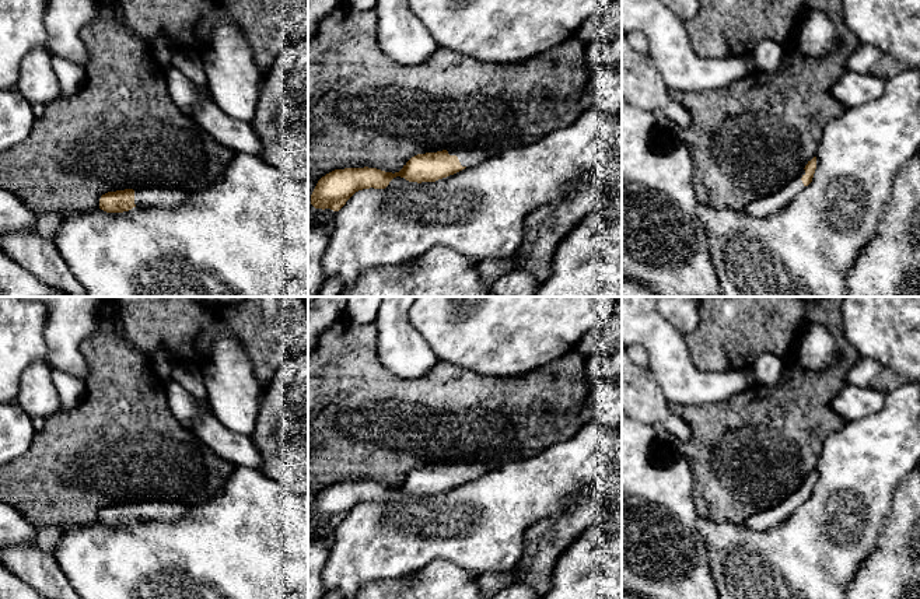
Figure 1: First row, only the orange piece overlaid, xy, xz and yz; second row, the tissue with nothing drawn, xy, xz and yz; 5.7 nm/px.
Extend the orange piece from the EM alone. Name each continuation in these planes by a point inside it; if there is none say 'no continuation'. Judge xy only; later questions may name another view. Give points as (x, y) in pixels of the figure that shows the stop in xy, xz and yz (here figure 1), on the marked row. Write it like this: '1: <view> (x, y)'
1: xy (160, 198)

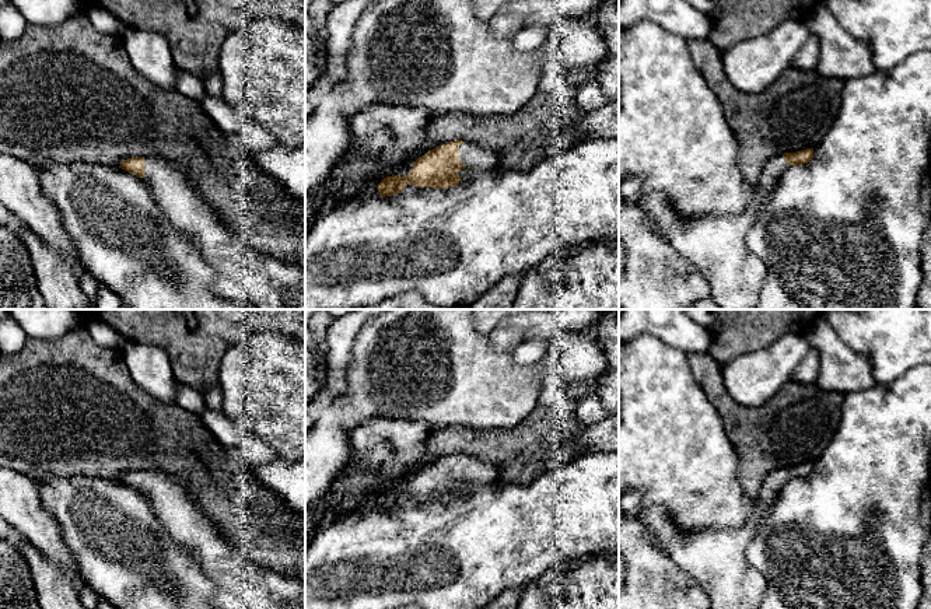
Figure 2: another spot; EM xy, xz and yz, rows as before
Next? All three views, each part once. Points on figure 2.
1: xz (476, 157)

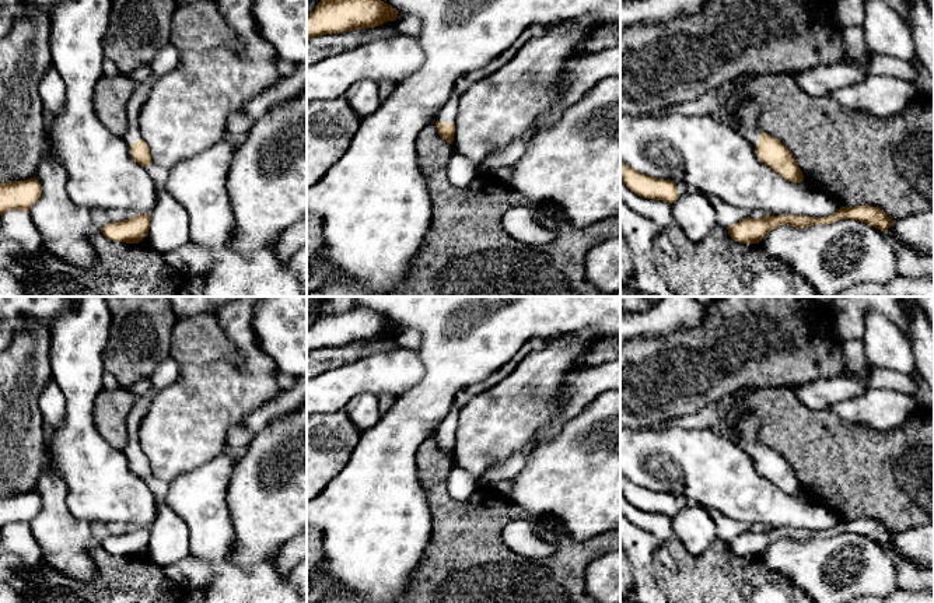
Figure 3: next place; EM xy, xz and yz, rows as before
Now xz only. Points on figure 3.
1: xz (448, 114)

